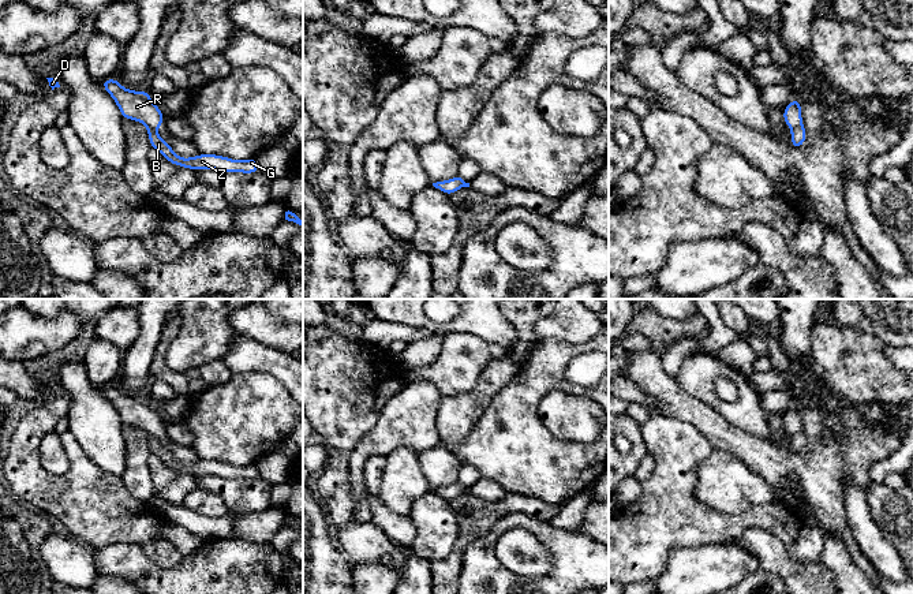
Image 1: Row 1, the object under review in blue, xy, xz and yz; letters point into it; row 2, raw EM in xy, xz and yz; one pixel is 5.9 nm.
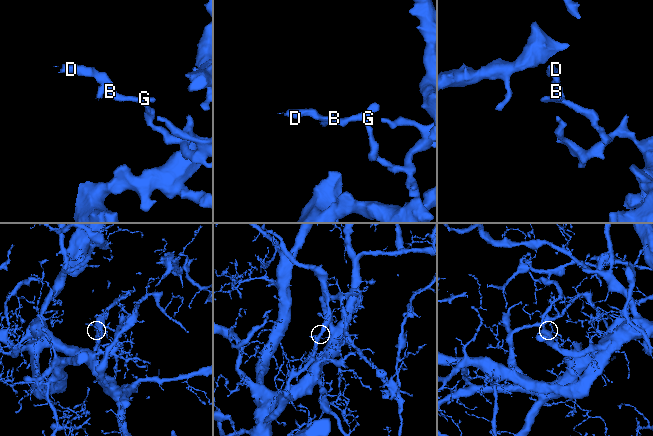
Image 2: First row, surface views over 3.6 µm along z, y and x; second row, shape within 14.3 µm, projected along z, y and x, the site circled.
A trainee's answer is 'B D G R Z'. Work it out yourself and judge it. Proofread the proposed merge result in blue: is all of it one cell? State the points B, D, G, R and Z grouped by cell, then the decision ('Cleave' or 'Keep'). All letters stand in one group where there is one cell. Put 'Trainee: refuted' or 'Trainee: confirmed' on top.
Trainee: refuted
Groups: B G Z / D R. Cleave

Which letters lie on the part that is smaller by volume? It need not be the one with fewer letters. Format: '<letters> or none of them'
D, R

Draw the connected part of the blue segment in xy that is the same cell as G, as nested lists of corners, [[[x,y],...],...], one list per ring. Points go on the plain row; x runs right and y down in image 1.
[[[147,433],[147,441],[151,451],[151,455],[158,456],[165,466],[177,472],[184,472],[192,477],[198,475],[216,475],[221,478],[235,479],[255,479],[259,478],[259,471],[254,464],[237,467],[224,462],[216,460],[199,460],[190,464],[179,463],[171,453],[168,448],[160,444],[157,438],[154,438],[150,433]]]

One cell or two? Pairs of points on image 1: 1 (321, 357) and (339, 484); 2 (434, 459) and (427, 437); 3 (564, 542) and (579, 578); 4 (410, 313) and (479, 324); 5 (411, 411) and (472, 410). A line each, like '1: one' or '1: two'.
1: one
2: two
3: one
4: one
5: two

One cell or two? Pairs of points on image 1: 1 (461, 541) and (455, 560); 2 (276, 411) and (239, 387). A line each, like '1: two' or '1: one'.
1: one
2: one

